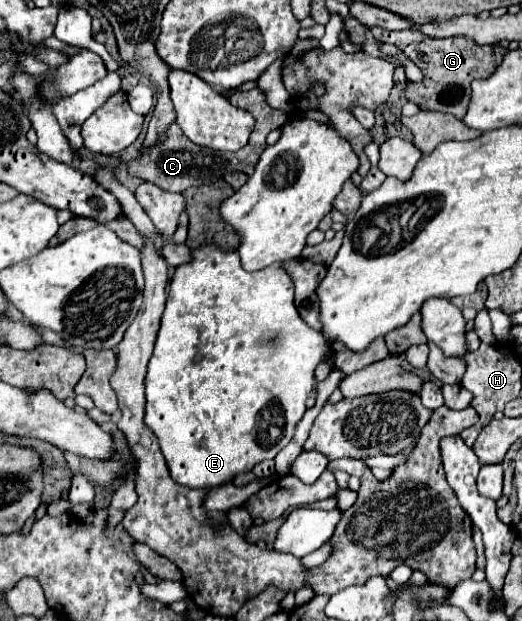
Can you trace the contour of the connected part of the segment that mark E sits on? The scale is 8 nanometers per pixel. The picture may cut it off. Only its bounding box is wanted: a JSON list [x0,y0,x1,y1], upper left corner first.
[144,247,330,489]

